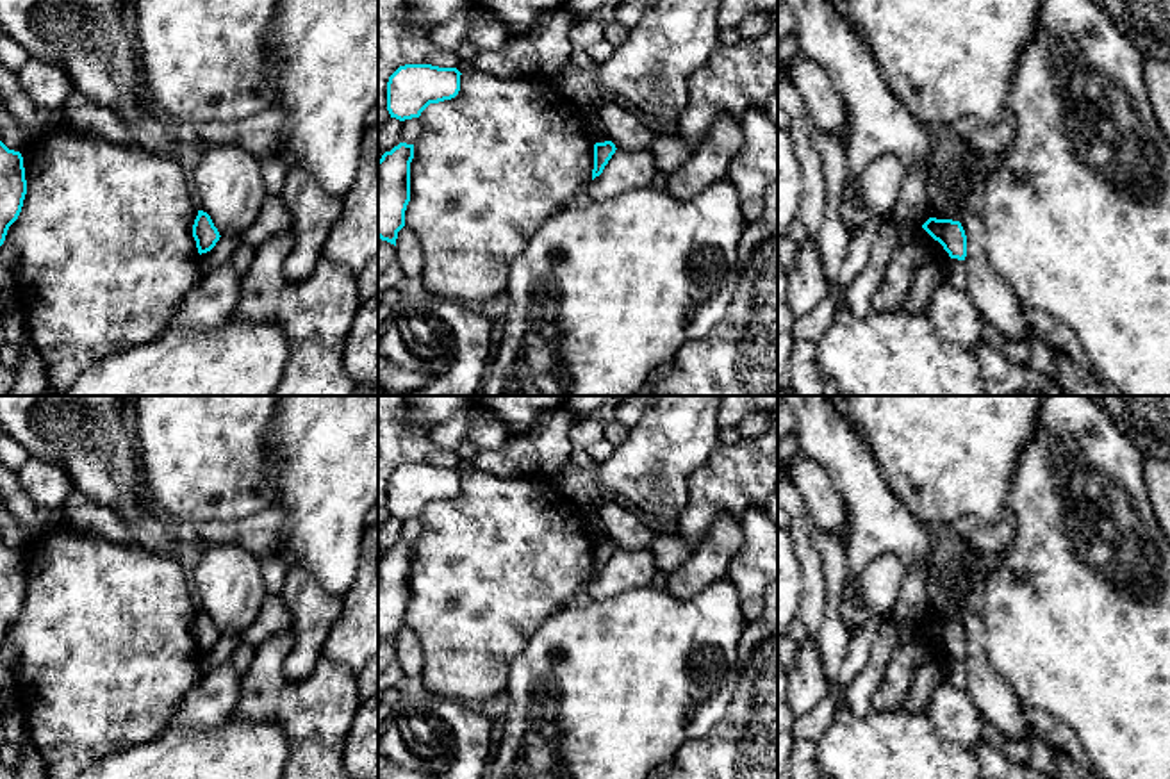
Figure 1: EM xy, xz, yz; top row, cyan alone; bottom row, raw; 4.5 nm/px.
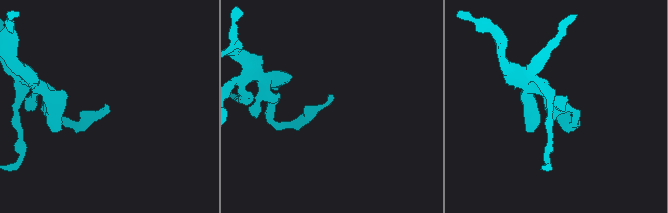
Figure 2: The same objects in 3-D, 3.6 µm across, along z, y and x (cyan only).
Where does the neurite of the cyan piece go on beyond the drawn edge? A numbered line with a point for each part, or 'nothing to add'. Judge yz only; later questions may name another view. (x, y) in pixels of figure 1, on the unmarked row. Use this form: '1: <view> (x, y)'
nothing to add

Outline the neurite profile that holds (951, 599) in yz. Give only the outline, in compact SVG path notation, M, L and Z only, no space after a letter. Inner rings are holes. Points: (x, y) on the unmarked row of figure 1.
M977 554L974 565L956 565L956 576L947 579L945 585L931 595L929 617L958 620L968 608L968 590L974 581L981 583L981 578L1001 563L997 556Z

